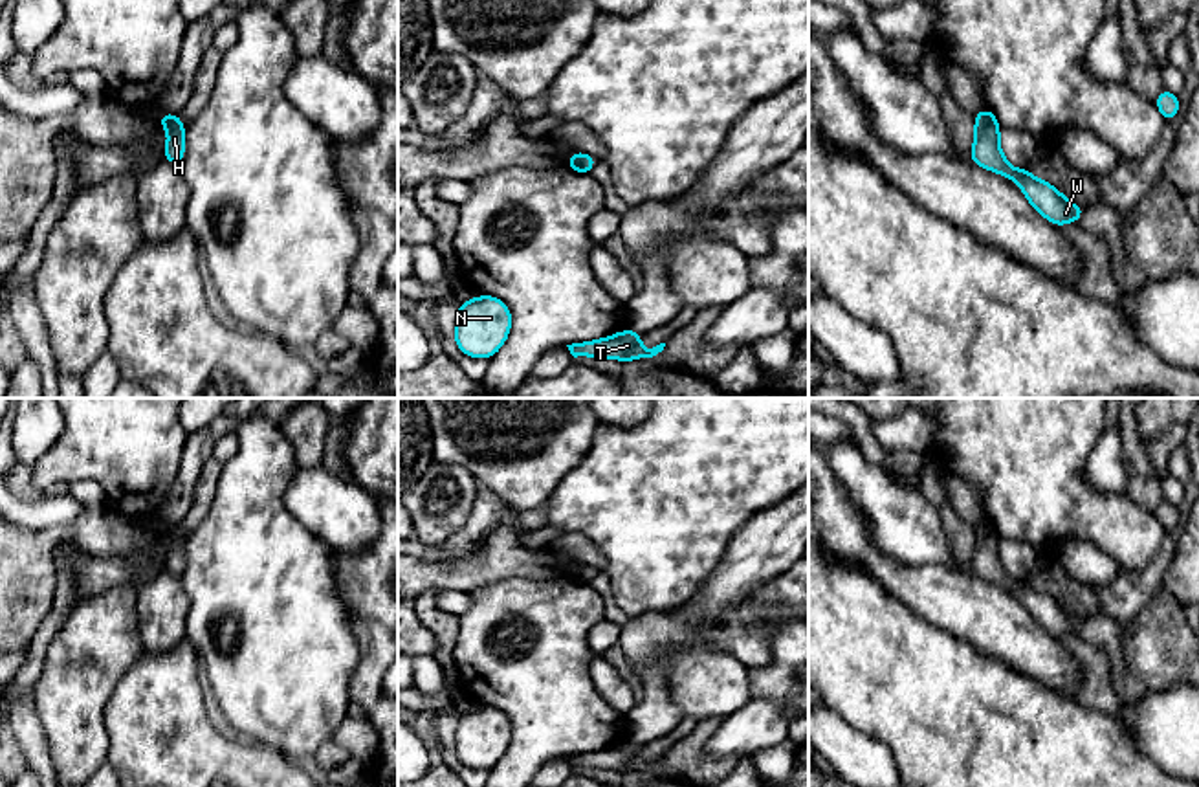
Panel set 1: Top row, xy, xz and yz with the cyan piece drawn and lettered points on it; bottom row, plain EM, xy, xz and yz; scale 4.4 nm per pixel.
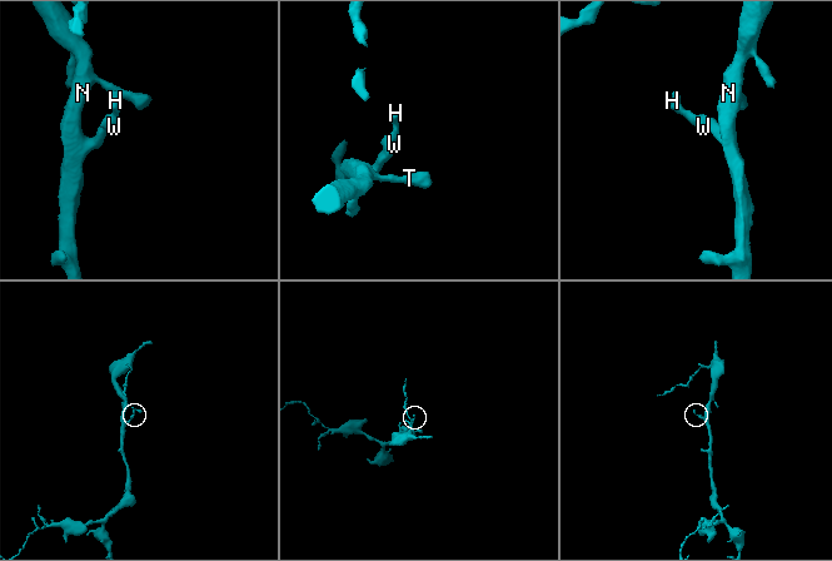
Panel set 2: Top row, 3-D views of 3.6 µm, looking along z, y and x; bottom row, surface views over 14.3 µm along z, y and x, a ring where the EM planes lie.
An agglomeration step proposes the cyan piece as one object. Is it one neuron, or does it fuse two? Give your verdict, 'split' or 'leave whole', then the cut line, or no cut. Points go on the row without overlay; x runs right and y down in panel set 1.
leave whole; no cut

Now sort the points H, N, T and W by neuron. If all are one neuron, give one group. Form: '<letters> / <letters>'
H N T W

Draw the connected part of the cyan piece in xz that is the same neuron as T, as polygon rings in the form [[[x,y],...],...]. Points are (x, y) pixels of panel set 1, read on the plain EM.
[[[625,739],[623,743],[612,745],[605,750],[572,754],[566,758],[574,769],[578,767],[612,769],[623,774],[629,770],[653,769],[664,761],[666,754],[642,761],[640,759],[642,747],[644,745],[640,743]]]

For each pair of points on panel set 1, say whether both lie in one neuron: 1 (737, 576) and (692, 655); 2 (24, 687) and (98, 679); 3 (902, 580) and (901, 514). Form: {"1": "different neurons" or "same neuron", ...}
{"1": "same neuron", "2": "different neurons", "3": "different neurons"}

